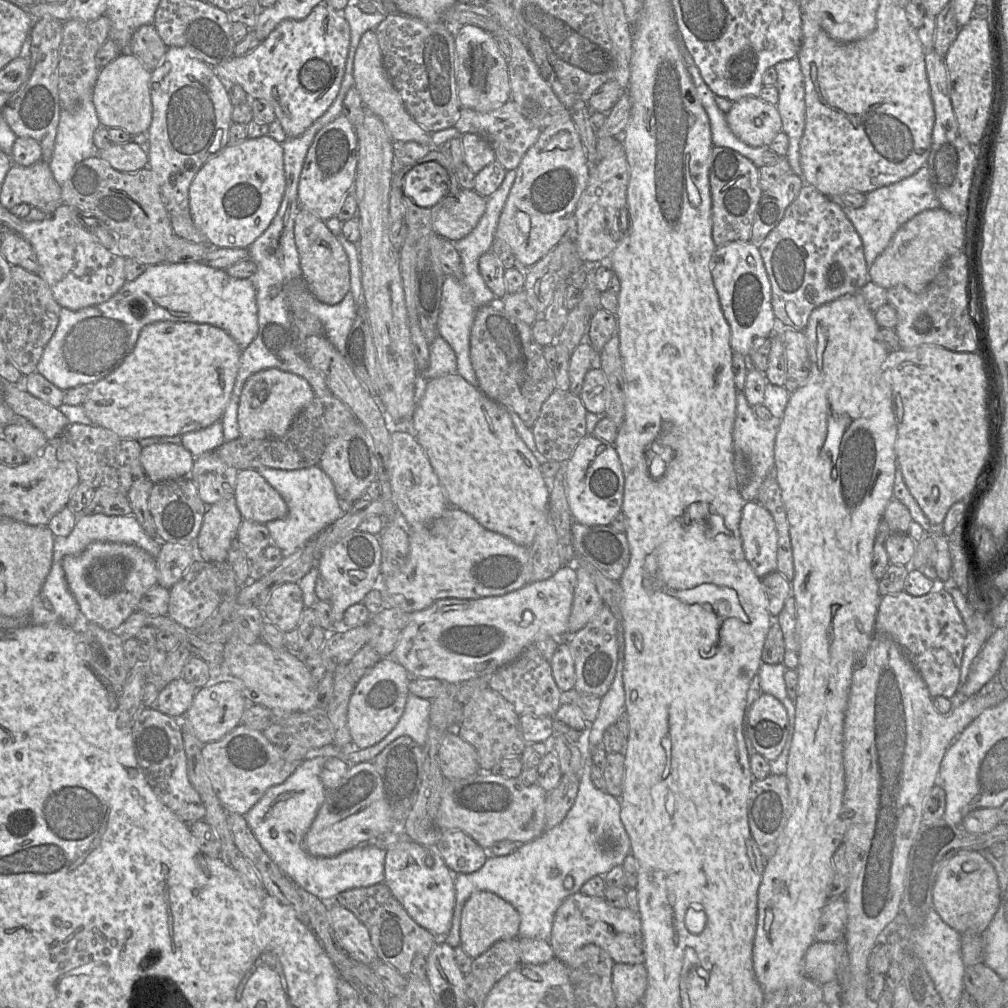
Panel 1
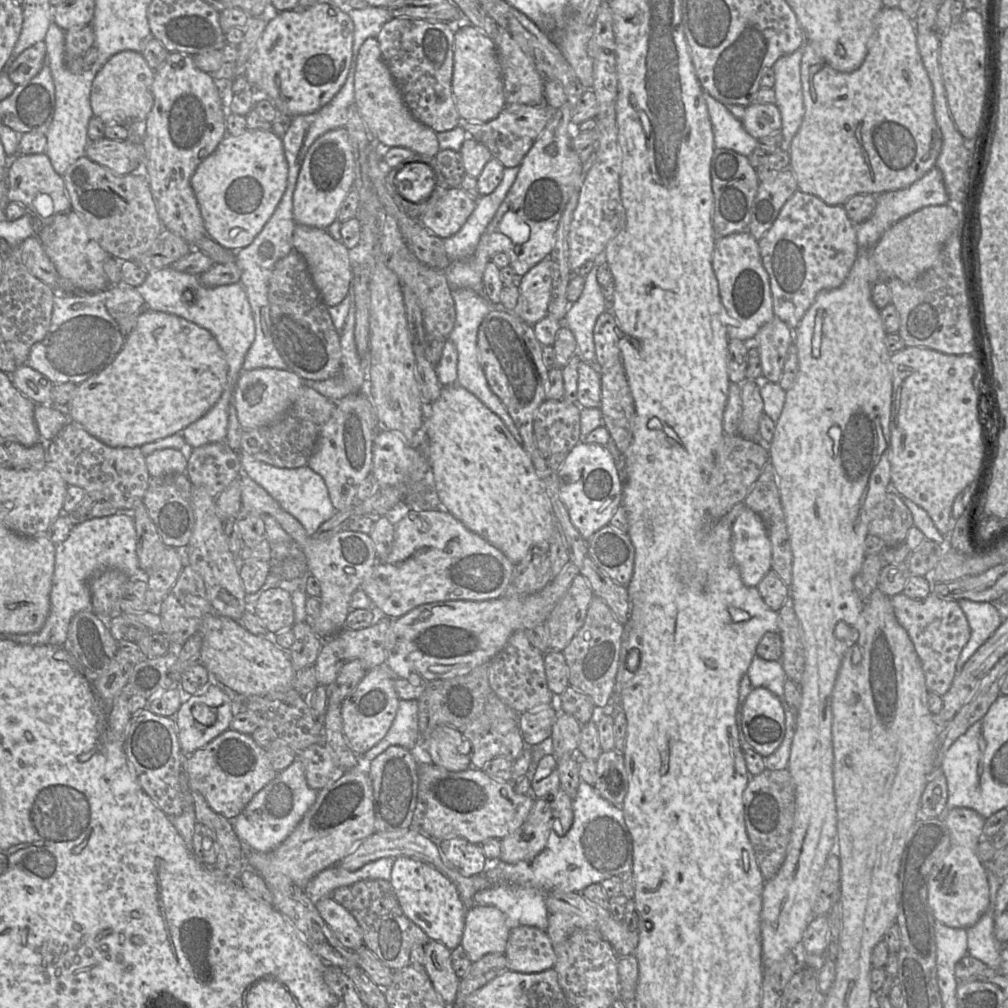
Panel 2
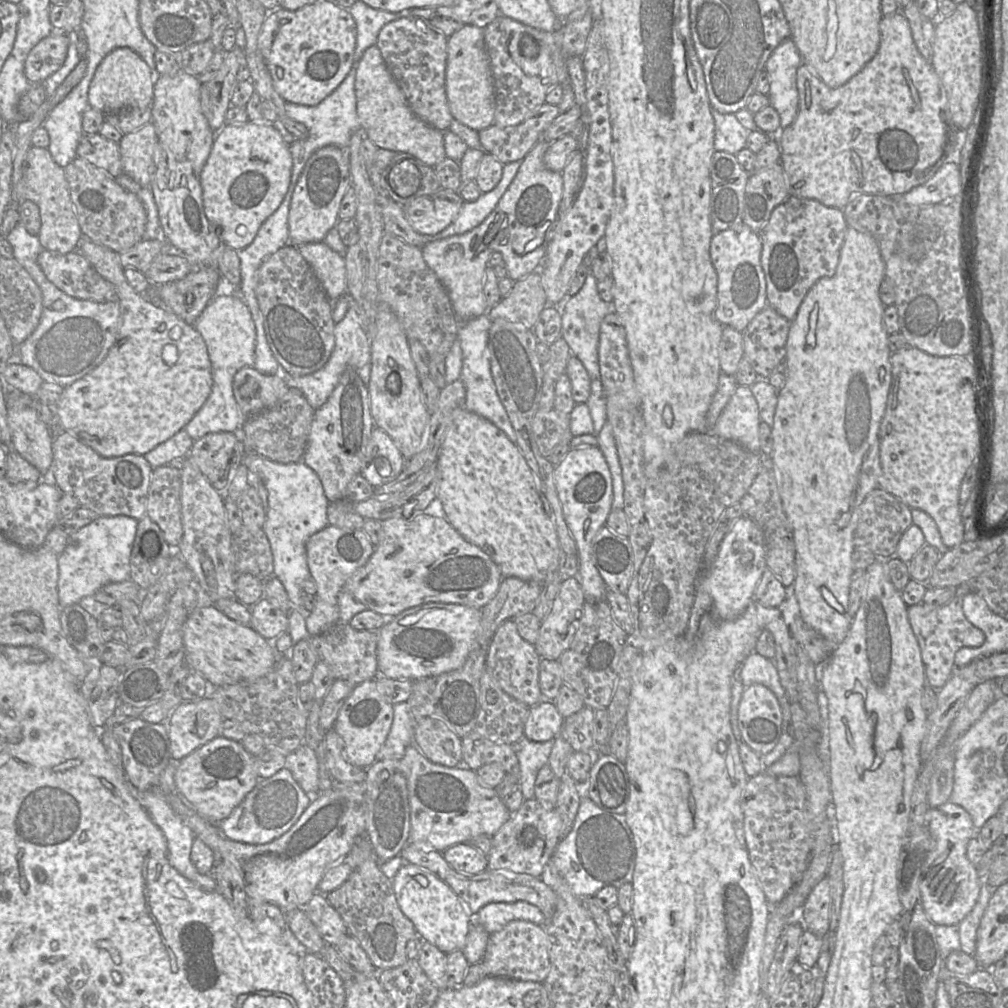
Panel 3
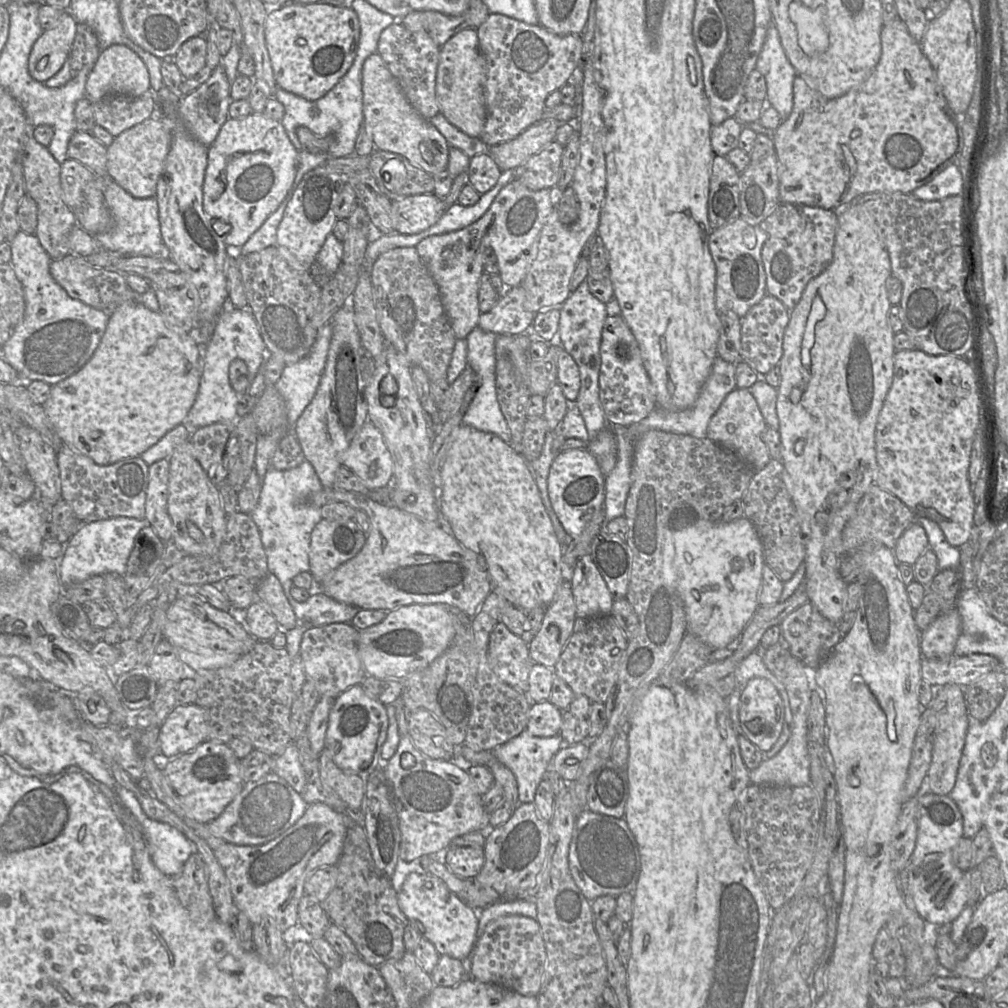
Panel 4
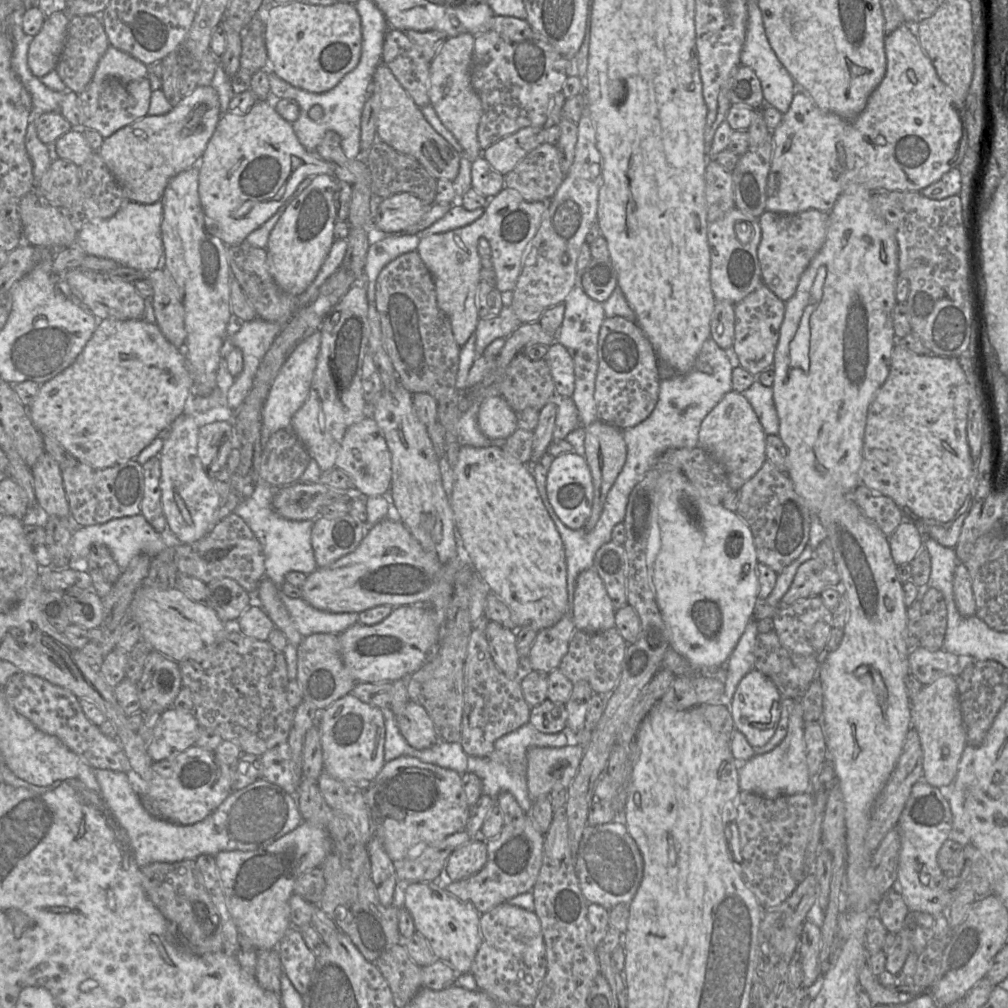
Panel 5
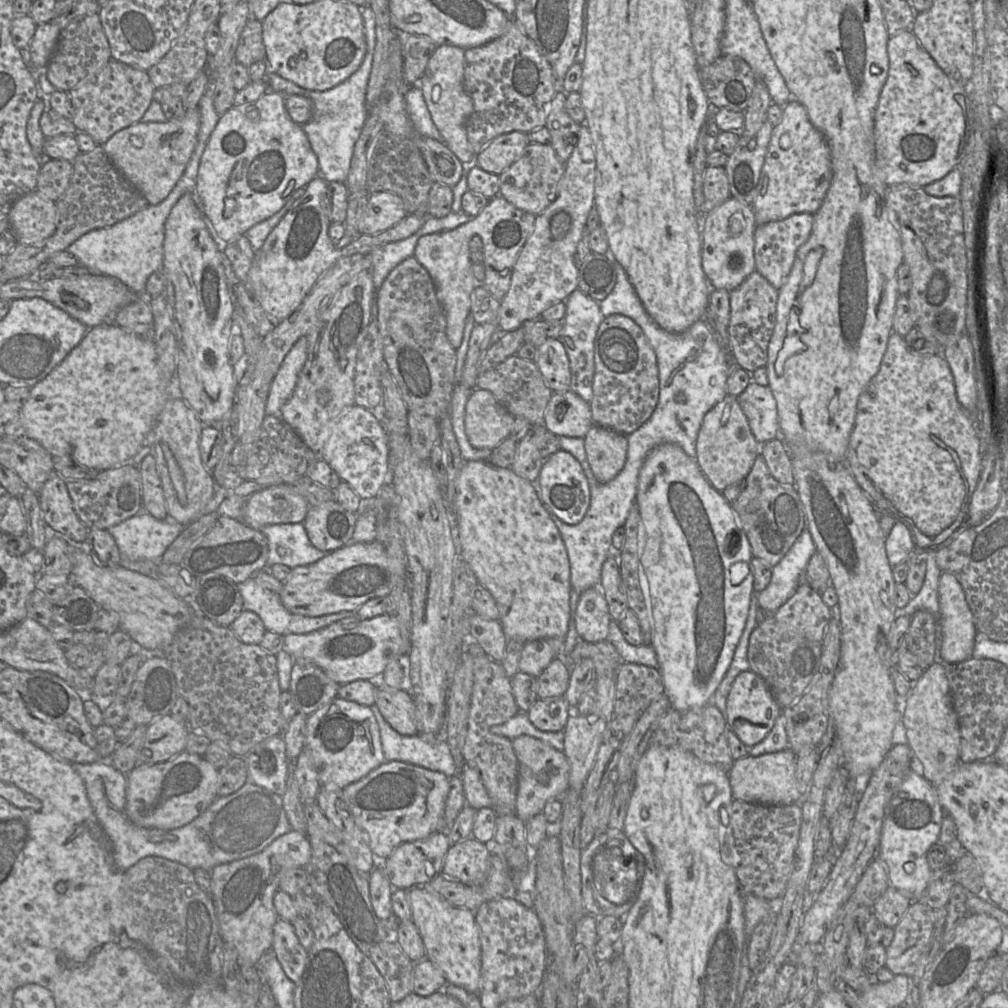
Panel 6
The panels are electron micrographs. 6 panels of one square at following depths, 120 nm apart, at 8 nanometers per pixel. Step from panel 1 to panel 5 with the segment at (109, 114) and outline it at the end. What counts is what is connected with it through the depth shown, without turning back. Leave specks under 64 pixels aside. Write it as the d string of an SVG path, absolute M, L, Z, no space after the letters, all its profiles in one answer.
M110 45L100 59L91 82L101 83L108 78L131 82L147 75L148 67L145 64Z

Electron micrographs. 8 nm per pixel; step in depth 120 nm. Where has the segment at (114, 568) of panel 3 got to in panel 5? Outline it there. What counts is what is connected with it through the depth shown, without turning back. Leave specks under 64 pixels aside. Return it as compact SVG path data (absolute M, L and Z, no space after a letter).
M142 514L121 517L103 524L78 527L74 530L68 567L77 571L87 571L88 555L95 544L103 544L109 549L121 571L124 571L137 555L147 554L153 558L166 548L162 534L157 532Z

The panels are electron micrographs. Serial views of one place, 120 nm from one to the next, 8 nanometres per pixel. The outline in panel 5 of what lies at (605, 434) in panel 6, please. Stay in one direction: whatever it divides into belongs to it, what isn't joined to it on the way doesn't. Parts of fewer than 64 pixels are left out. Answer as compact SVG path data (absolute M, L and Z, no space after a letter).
M596 420L585 427L584 447L585 459L591 472L594 487L592 511L584 526L585 530L590 531L596 526L603 511L608 492L625 465L627 446L623 437L623 430L614 425Z

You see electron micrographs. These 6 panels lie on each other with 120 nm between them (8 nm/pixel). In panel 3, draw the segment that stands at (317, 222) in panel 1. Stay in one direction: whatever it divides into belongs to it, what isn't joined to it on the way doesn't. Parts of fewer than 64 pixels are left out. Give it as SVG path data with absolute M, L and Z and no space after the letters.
M324 241L305 243L297 248L332 302L348 294L344 256L332 250Z

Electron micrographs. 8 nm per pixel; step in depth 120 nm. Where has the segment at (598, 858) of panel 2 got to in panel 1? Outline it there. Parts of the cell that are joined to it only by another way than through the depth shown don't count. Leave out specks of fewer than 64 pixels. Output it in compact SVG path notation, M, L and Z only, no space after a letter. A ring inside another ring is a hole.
M592 753L583 759L579 790L574 805L567 813L564 820L552 829L546 830L541 836L518 848L506 856L489 856L485 864L476 872L466 874L454 874L455 884L455 907L452 917L452 926L443 939L448 945L455 948L461 944L461 913L468 898L477 891L492 892L508 903L519 913L521 922L519 937L541 939L550 942L555 913L560 904L569 896L580 892L586 881L594 876L606 875L613 867L623 864L624 859L631 853L629 836L620 818L620 798L617 798L605 790L597 789L591 780L593 767ZM567 876L573 878L573 886L564 888L564 879Z

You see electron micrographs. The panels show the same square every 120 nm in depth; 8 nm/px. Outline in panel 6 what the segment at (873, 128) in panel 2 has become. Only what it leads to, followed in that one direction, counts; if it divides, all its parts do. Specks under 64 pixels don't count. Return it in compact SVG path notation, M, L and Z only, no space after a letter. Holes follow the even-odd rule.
M906 29L899 31L894 36L889 37L887 44L887 53L889 58L889 71L887 80L881 90L879 101L874 115L874 138L875 138L875 160L876 165L881 171L881 180L887 185L908 184L914 187L924 187L930 183L938 181L945 177L951 170L961 163L966 154L969 135L974 122L974 111L971 101L968 98L968 86L957 84L951 80L936 64L932 57L925 51L918 39L911 31ZM791 97L782 110L780 123L773 127L756 196L751 204L757 226L782 220L796 213L814 215L821 207L832 181L829 146L810 122L804 106Z

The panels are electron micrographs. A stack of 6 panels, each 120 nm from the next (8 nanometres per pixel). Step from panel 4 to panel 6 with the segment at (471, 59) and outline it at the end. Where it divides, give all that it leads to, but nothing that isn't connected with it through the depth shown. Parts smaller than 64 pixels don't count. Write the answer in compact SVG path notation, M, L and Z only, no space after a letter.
M450 44L439 45L427 63L418 87L446 145L464 165L469 166L474 162L476 154L467 139L466 123L474 111L474 103L464 87L464 70L465 49Z

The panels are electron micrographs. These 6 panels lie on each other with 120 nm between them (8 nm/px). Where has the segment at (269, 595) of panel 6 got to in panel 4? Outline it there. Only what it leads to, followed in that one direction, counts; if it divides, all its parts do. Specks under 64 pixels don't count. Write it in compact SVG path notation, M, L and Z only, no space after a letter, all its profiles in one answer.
M317 588L309 591L310 596L305 602L288 601L299 623L310 626L351 623L360 610L330 598Z

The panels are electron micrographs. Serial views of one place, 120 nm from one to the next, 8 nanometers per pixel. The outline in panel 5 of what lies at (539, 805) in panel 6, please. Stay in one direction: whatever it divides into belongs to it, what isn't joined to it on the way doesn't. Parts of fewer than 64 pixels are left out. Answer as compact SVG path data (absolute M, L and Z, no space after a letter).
M585 746L531 747L527 751L527 787L534 802L553 789L568 788L574 779Z

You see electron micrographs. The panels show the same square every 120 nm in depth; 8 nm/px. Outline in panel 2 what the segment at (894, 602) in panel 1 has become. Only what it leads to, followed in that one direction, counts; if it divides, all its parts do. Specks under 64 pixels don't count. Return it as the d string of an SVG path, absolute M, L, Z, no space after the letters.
M900 593L891 597L891 604L898 623L908 633L921 661L928 692L942 697L951 687L956 675L956 663L970 638L965 614L957 601L942 599L933 593L920 600Z

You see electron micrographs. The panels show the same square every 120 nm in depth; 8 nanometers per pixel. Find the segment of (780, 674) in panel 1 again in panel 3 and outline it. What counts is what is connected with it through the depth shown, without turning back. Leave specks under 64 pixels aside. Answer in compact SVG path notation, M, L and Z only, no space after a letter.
M753 651L740 666L738 678L745 687L756 683L766 686L779 701L787 701L789 705L787 693L780 682L773 659L765 658Z

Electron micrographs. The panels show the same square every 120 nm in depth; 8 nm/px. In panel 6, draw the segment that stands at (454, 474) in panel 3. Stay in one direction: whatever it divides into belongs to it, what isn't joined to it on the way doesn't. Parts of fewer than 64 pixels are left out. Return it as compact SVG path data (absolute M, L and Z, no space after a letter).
M488 461L464 462L456 487L457 526L462 547L462 557L469 564L478 583L493 596L500 612L499 622L508 639L523 643L538 639L565 639L570 620L570 566L567 551L561 535L544 509L531 483L516 475L511 468L497 467Z

